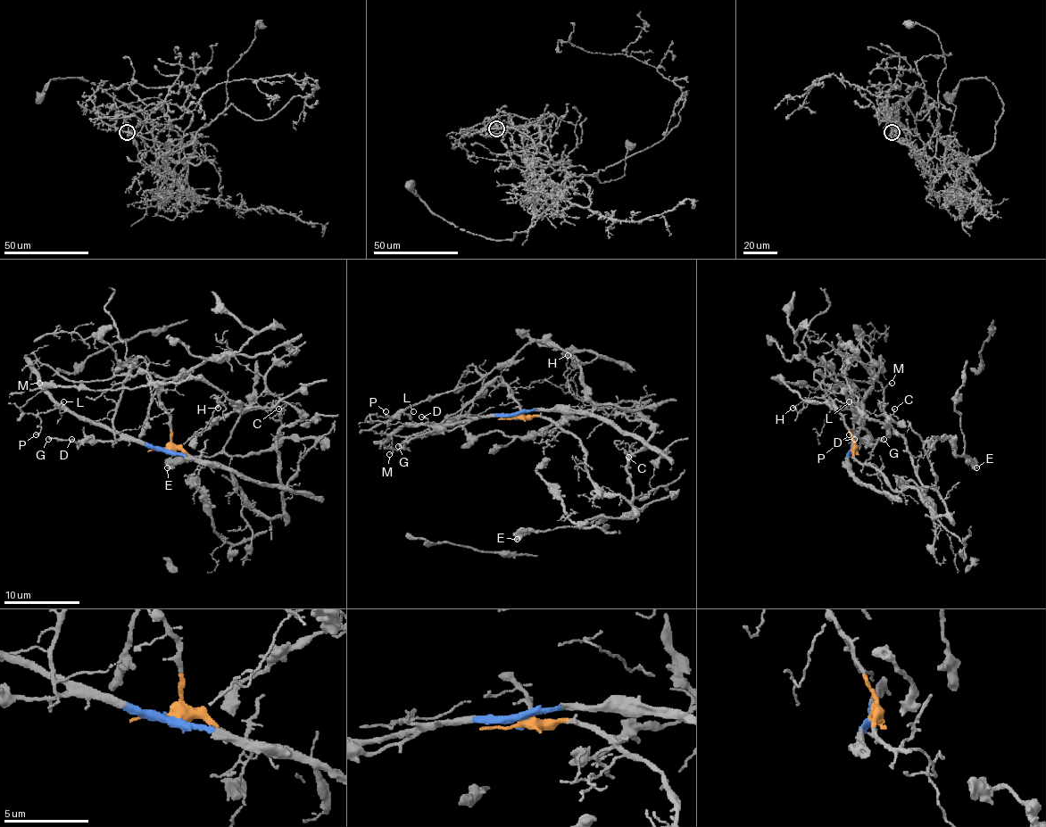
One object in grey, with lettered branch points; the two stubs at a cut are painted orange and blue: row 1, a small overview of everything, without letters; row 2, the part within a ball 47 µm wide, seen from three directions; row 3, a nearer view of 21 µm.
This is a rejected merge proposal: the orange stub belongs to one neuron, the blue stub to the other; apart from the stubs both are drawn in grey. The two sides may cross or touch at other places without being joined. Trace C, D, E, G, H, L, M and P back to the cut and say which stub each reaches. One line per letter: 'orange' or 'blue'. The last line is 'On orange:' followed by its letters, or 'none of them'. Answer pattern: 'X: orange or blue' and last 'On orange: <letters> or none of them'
C: orange
D: blue
E: orange
G: blue
H: orange
L: blue
M: blue
P: blue
On orange: C, E, H

